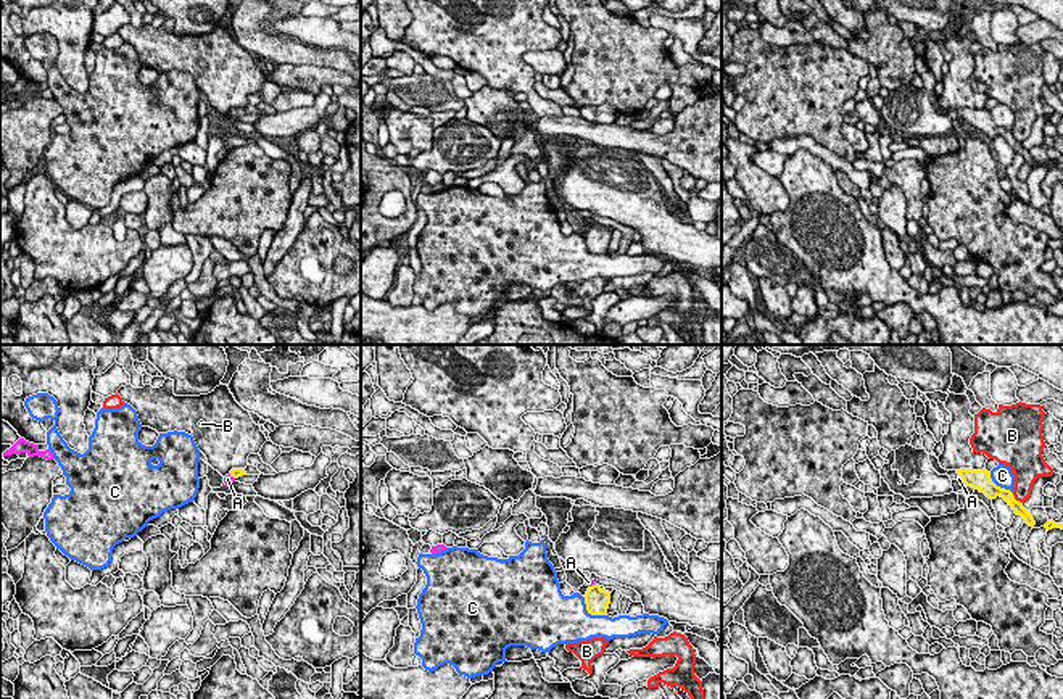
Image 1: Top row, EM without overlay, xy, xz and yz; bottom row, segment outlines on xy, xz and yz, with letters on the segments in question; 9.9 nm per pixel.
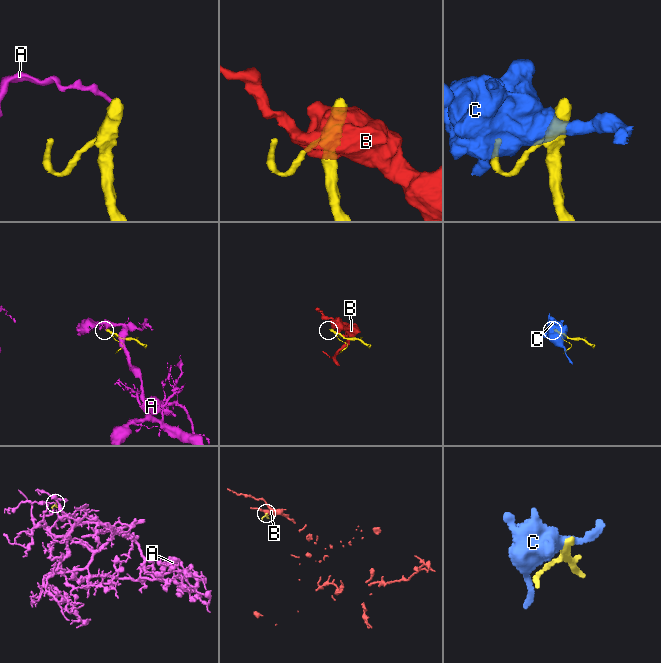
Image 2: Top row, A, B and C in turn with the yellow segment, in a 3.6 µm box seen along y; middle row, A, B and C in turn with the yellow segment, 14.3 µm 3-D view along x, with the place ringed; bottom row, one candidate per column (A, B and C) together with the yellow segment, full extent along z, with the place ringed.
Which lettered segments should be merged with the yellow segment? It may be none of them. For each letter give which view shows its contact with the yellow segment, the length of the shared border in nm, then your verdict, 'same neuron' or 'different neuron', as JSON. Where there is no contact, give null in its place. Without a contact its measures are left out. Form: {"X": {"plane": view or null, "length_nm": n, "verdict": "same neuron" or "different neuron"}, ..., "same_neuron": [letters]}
{"A": {"plane": "yz", "length_nm": 100, "verdict": "different neuron"}, "B": {"plane": "yz", "length_nm": 170, "verdict": "different neuron"}, "C": {"plane": "xz", "length_nm": 300, "verdict": "different neuron"}, "same_neuron": []}

